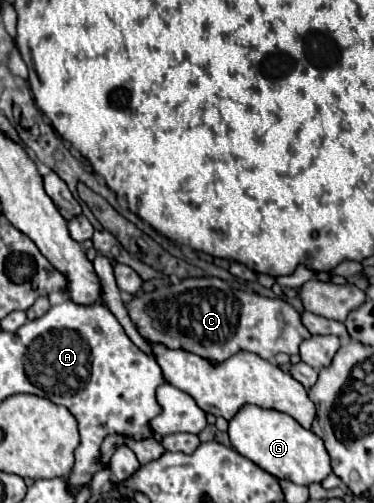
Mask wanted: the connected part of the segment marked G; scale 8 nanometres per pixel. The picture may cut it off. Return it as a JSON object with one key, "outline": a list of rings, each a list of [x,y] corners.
{"outline":[[[245,405],[229,421],[229,439],[237,453],[251,459],[255,465],[275,475],[277,479],[287,479],[299,485],[311,485],[321,483],[333,471],[323,439],[317,437],[313,431],[301,427],[293,417],[281,411]]]}

